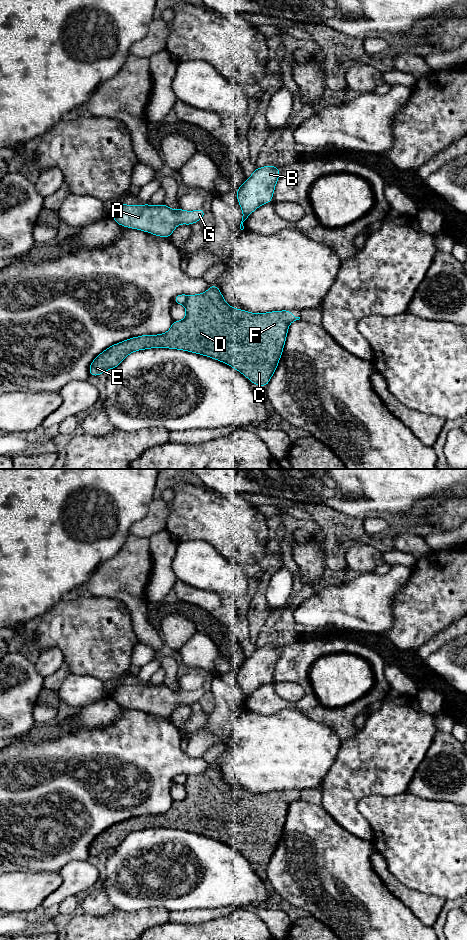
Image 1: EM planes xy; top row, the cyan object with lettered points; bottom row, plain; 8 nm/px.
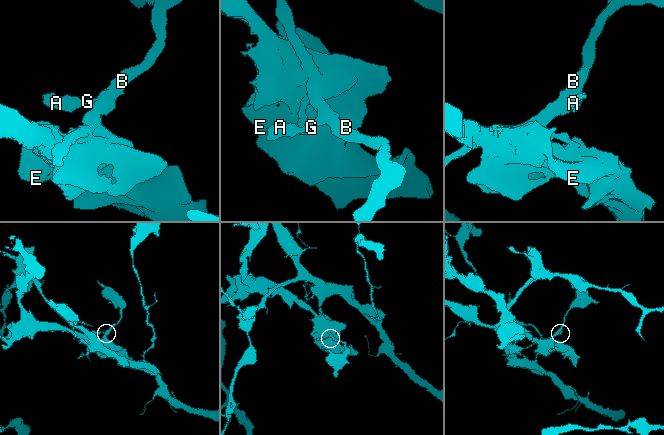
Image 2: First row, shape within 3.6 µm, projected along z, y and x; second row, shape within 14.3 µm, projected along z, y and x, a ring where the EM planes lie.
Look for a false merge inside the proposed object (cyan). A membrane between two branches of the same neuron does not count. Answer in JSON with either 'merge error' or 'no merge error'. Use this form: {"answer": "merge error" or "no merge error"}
{"answer": "merge error"}

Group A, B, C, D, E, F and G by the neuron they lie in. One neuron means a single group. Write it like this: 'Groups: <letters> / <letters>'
Groups: A B G / C D E F

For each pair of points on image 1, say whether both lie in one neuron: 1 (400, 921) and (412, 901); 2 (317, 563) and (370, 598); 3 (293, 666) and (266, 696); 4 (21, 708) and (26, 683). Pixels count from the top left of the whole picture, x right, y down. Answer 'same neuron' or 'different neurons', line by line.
1: different neurons
2: different neurons
3: same neuron
4: same neuron

